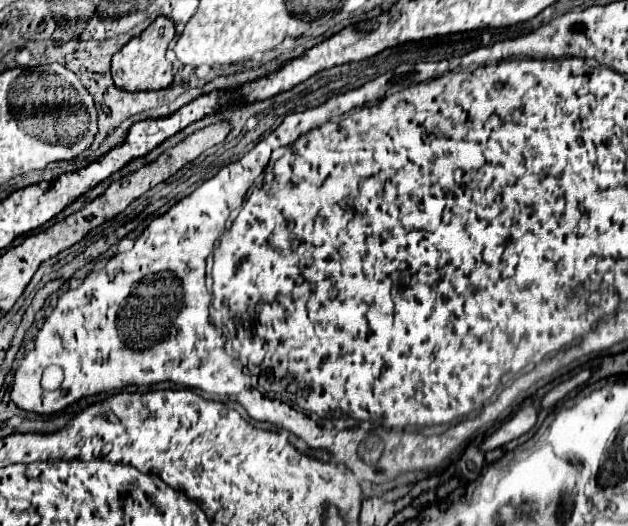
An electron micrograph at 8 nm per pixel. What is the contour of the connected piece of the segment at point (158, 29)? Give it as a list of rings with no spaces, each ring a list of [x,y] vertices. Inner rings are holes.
[[[156,17],[154,23],[142,31],[138,37],[130,39],[114,57],[112,57],[112,77],[114,83],[126,91],[160,91],[168,89],[174,79],[172,63],[166,59],[170,41],[176,35],[174,21],[168,17]]]

